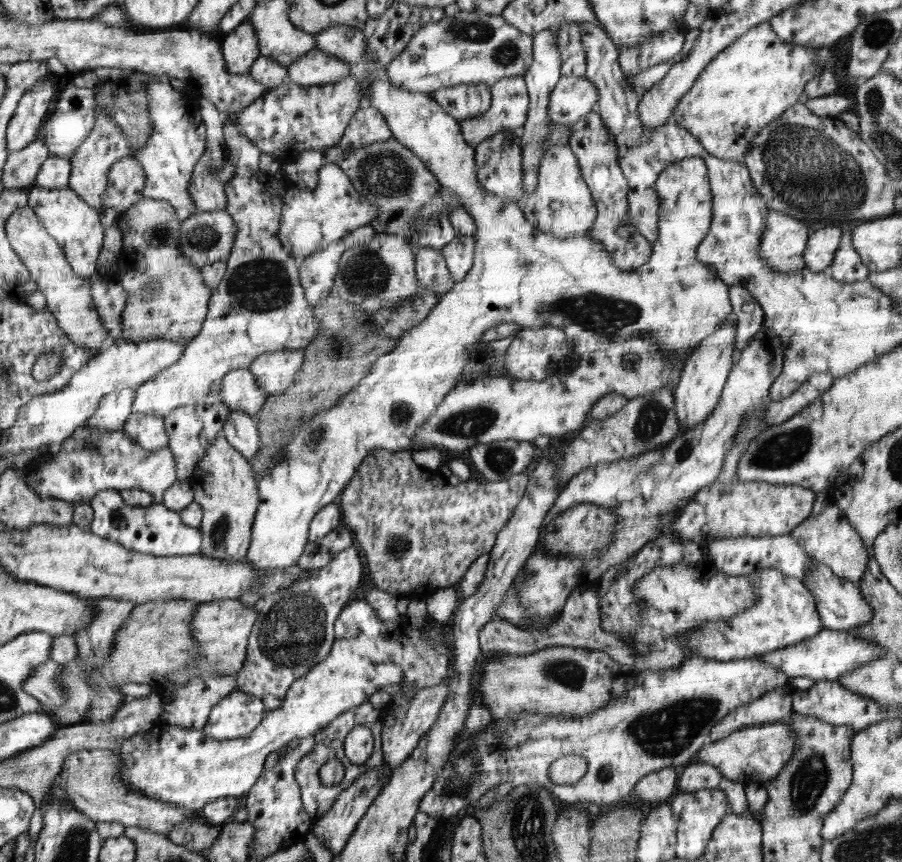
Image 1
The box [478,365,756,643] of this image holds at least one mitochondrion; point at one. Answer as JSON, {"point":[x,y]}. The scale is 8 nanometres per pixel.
{"point":[651,417]}

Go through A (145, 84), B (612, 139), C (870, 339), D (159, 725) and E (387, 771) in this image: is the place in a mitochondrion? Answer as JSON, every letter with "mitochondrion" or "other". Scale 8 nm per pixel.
{"A":"other","B":"other","C":"other","D":"other","E":"other"}

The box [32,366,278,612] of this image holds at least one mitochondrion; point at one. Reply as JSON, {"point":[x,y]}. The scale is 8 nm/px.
{"point":[220,528]}

